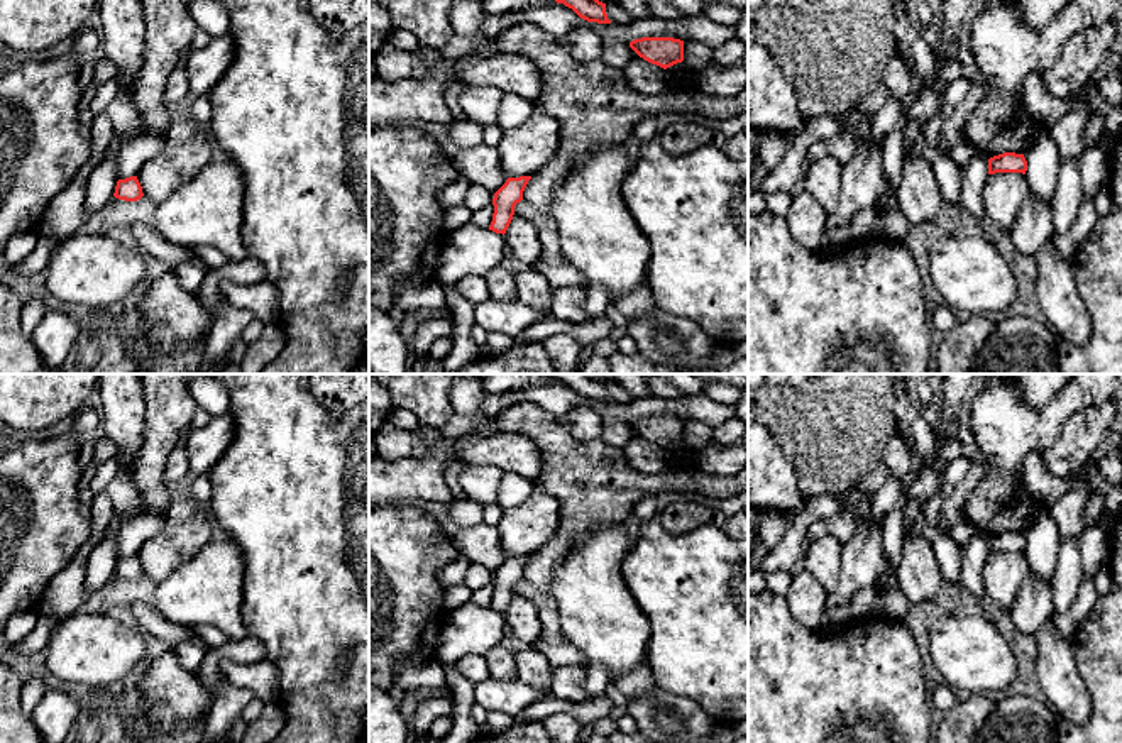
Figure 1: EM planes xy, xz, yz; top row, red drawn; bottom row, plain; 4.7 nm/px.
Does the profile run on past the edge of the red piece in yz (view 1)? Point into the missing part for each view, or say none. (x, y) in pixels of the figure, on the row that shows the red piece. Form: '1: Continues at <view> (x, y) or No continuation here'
1: No continuation here

